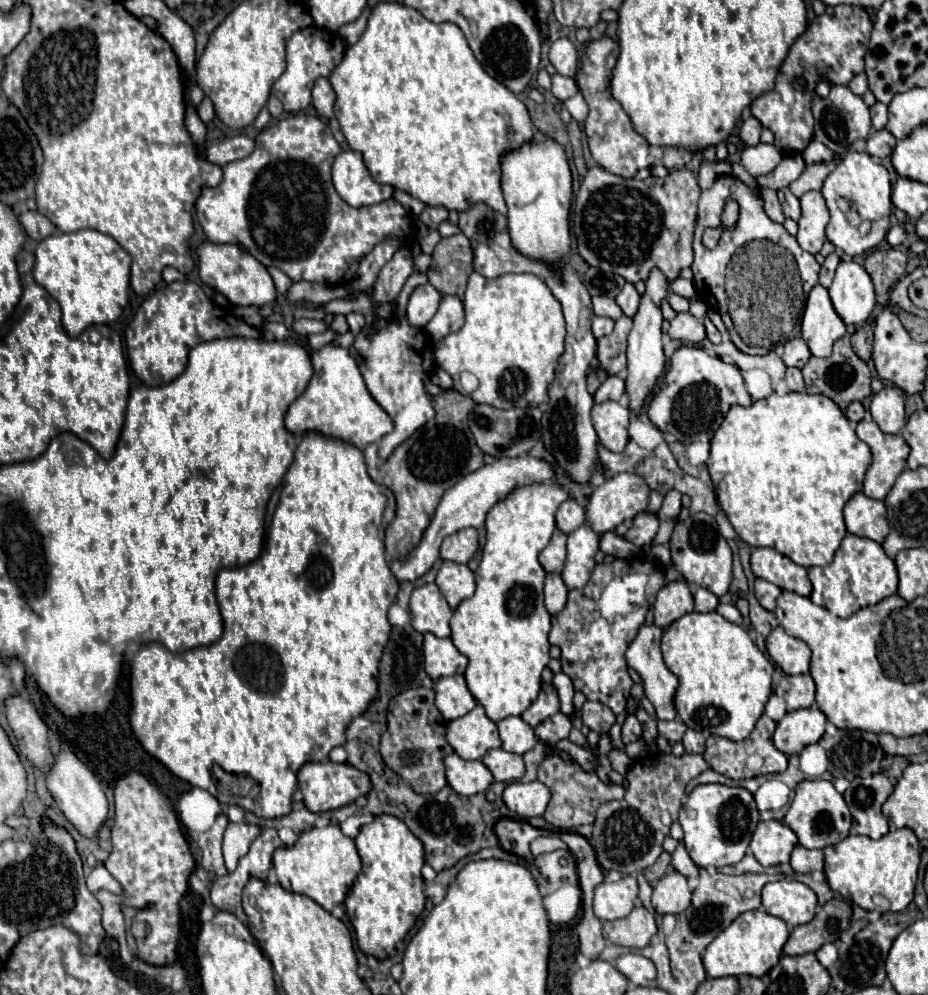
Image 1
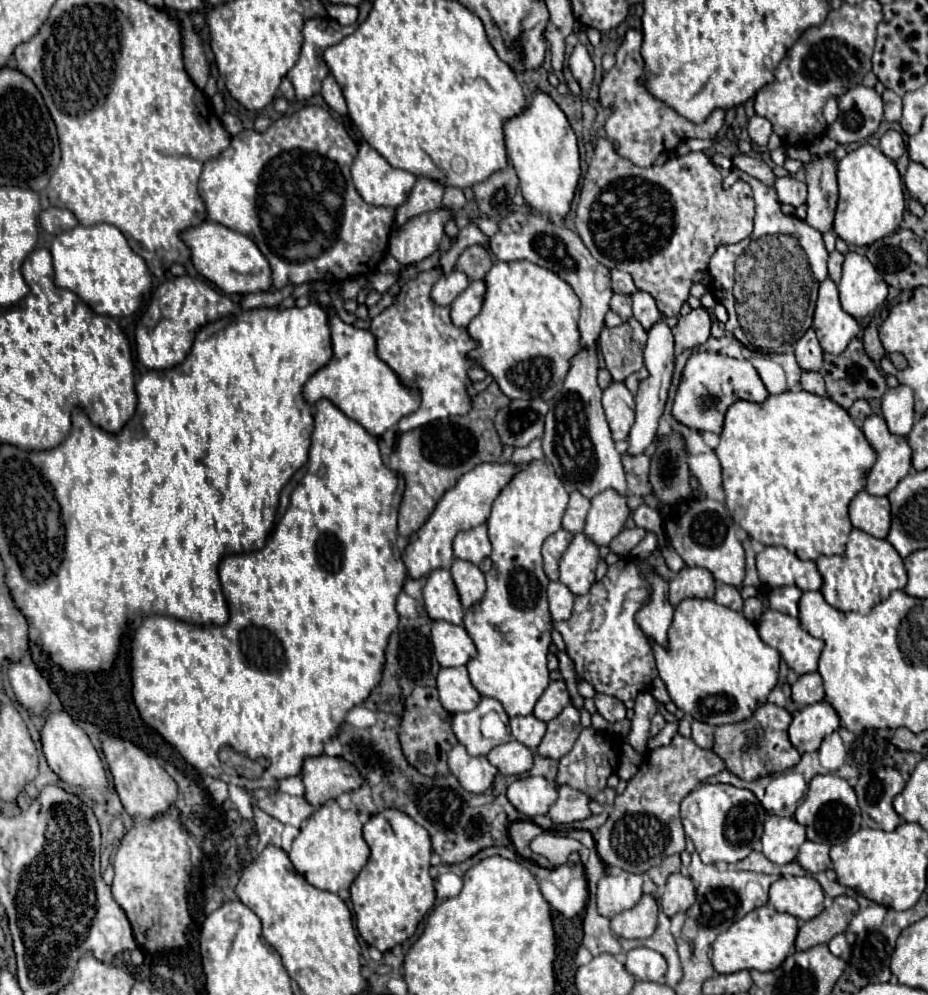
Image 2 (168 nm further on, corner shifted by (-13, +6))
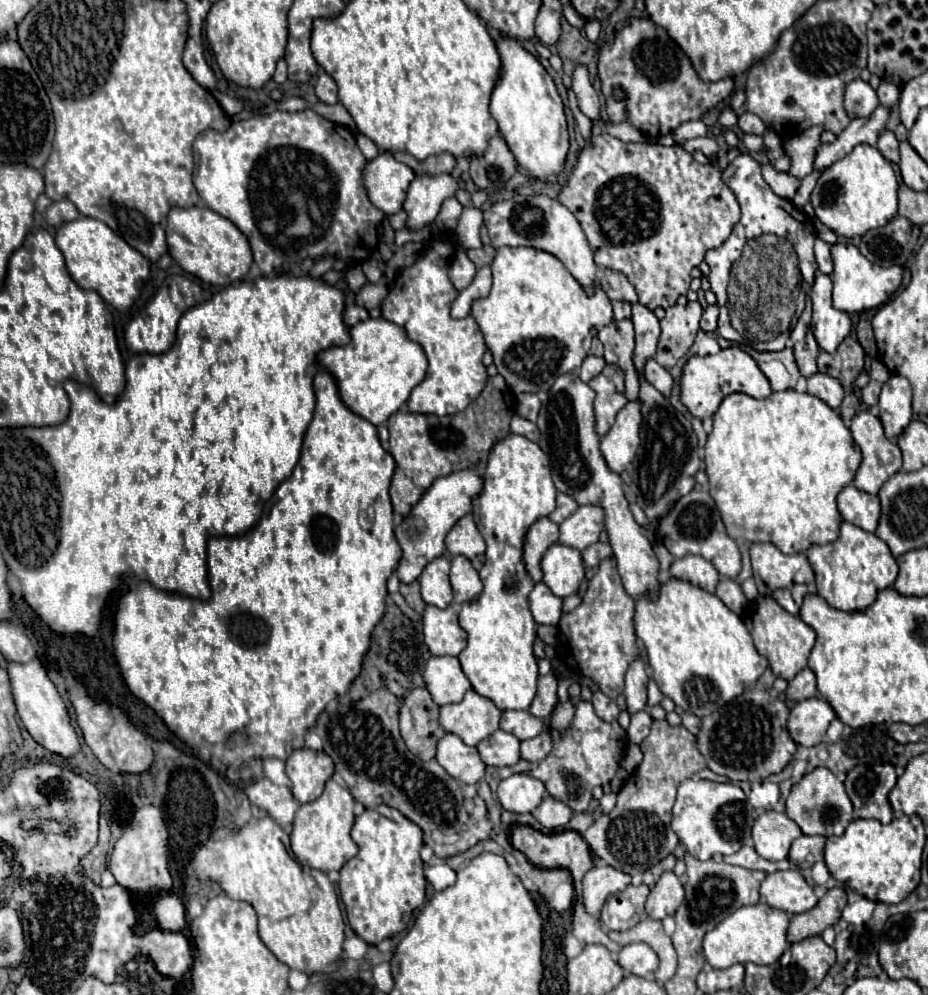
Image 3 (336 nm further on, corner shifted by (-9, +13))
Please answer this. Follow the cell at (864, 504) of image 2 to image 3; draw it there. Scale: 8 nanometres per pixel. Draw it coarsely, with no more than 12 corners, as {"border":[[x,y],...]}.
{"border":[[846,485],[836,497],[844,521],[874,533],[876,495]]}

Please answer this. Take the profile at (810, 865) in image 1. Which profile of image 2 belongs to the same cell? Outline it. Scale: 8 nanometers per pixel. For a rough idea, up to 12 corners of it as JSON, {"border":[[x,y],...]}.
{"border":[[806,840],[796,860],[808,872],[832,866],[830,846]]}

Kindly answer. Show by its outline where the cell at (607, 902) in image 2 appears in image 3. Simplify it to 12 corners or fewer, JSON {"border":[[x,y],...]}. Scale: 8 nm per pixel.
{"border":[[591,851],[582,901],[598,915],[604,901],[630,885],[630,875]]}

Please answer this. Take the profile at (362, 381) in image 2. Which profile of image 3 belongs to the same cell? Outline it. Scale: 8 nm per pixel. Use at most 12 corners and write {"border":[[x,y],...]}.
{"border":[[370,317],[320,365],[342,401],[388,421],[428,361],[402,327]]}

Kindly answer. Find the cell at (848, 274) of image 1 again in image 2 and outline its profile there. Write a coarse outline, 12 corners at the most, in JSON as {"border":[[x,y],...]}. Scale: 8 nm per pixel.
{"border":[[848,252],[838,284],[854,318],[874,312],[888,286],[866,256]]}

